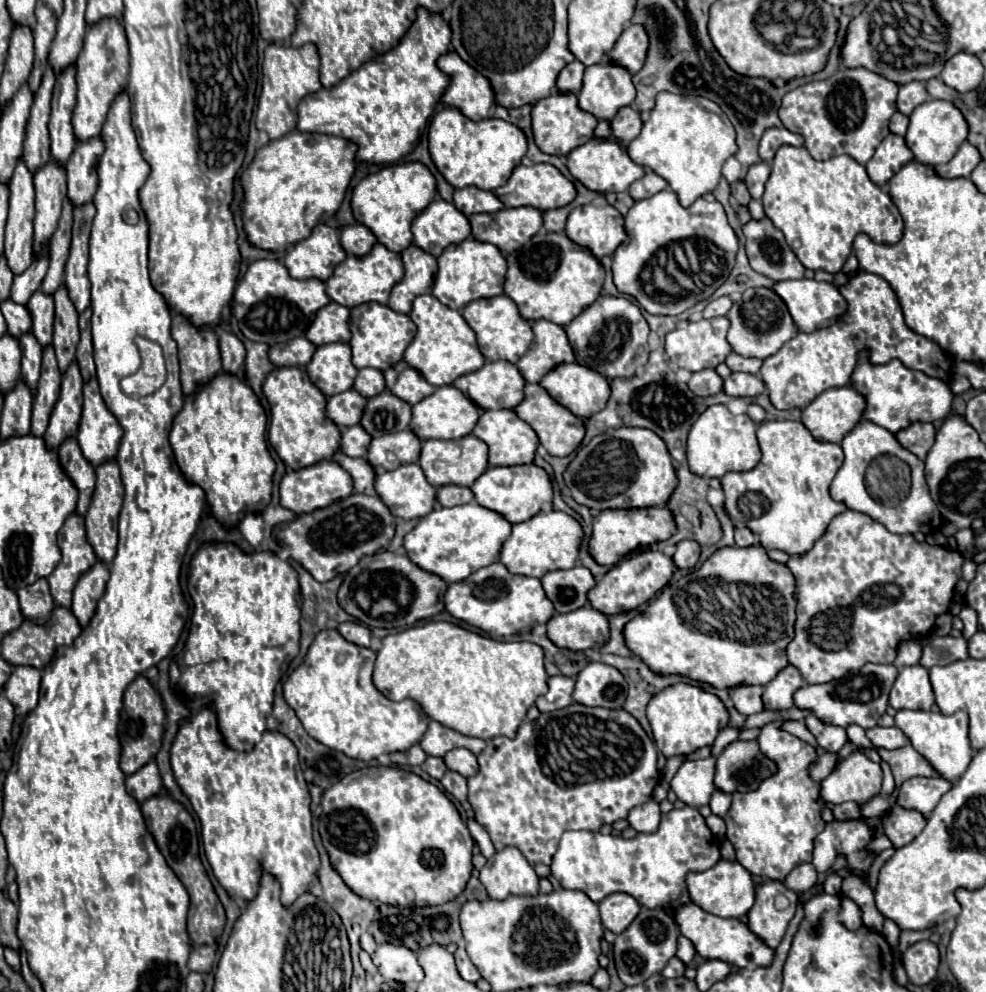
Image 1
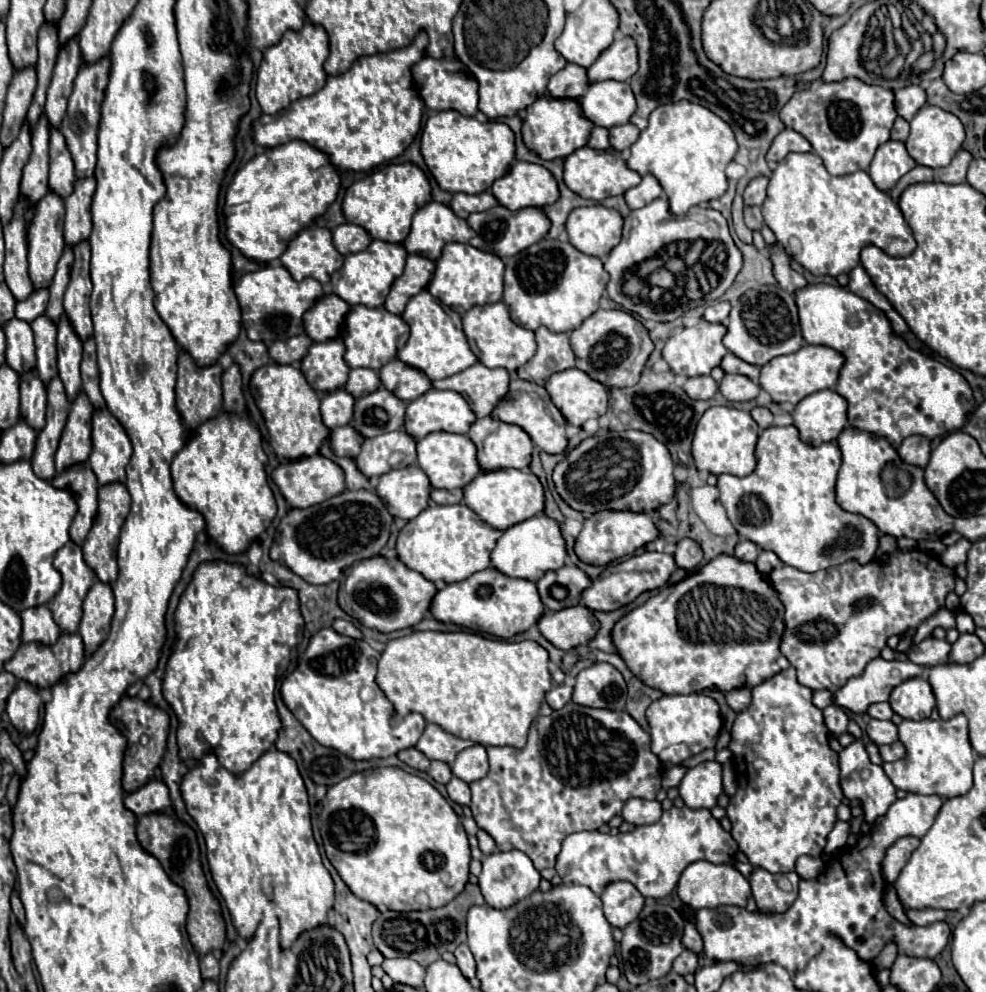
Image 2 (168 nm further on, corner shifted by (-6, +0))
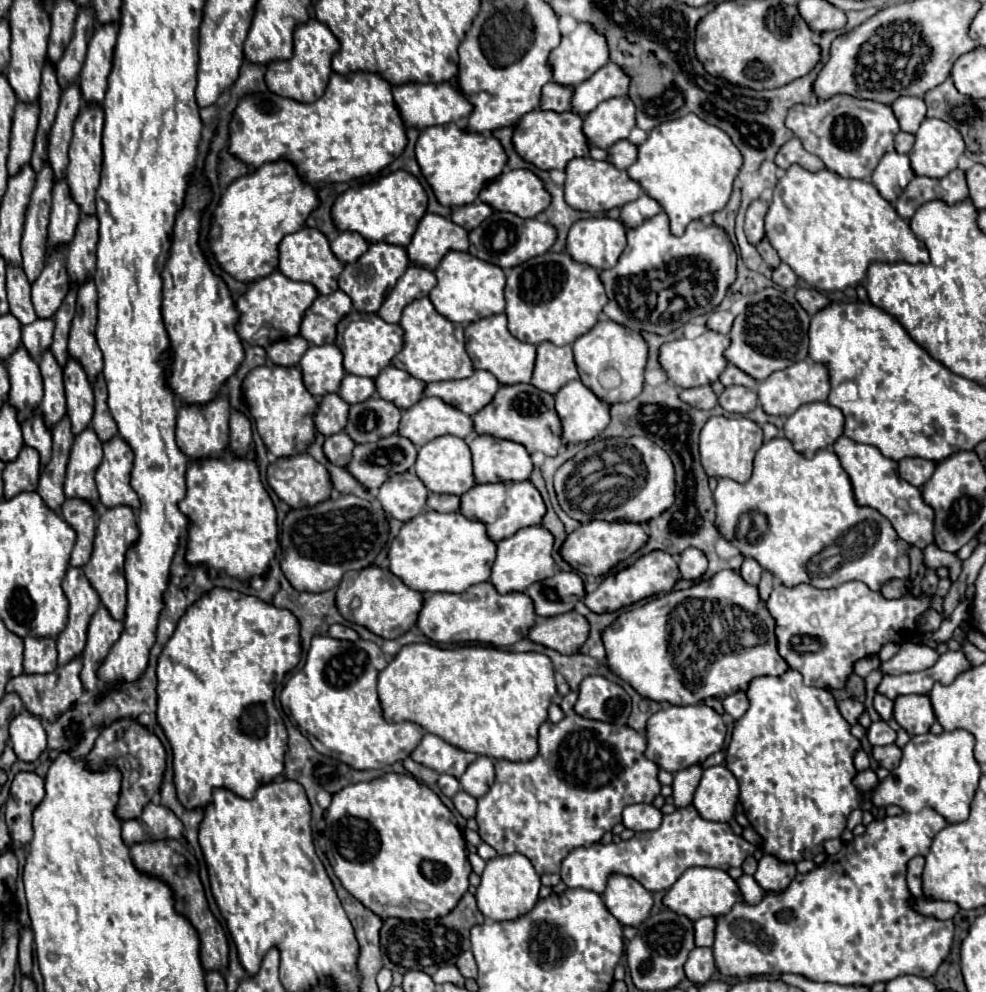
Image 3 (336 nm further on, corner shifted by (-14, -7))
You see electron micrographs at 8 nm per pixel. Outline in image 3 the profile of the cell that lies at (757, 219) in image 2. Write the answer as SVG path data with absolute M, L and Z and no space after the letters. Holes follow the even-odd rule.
M764 236L760 242L758 242L758 246L756 246L756 250L760 252L760 256L772 266L772 268L776 268L778 264L780 264L780 258L778 258L778 252L772 248L772 244L770 244L770 240Z

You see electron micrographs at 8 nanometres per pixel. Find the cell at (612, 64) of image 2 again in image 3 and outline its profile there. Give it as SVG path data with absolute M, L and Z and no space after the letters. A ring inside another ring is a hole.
M608 62L596 74L592 74L588 80L584 80L574 88L572 110L584 116L606 98L626 96L628 88L630 88L630 76L618 64Z

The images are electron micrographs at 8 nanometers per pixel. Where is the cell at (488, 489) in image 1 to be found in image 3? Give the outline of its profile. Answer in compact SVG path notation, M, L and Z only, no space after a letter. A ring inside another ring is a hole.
M524 480L524 482L498 482L498 484L476 484L466 494L460 496L460 502L462 502L460 512L466 518L480 520L486 526L490 540L494 540L494 542L500 542L500 540L506 540L506 538L514 536L520 528L540 524L544 514L546 514L544 500L542 500L540 492L536 490L536 486L530 480Z

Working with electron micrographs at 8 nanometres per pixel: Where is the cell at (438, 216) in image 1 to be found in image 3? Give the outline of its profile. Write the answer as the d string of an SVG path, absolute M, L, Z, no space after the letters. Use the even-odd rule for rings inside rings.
M424 214L406 252L412 264L436 270L450 250L466 252L470 246L468 232L440 214Z

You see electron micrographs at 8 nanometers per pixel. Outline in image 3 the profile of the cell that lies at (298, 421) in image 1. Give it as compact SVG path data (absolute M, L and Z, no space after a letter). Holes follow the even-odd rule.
M258 366L244 378L244 396L250 406L250 414L256 422L258 434L268 446L268 450L278 458L298 456L308 450L316 438L314 414L318 410L318 400L306 390L302 382L302 372L298 366Z

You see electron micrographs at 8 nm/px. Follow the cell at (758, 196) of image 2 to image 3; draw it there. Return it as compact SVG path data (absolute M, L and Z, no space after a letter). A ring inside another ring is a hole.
M754 200L750 204L750 208L748 208L748 212L746 212L744 230L746 230L746 236L748 236L750 244L754 244L754 246L764 236L764 218L766 218L766 212L768 212L768 204L764 200Z

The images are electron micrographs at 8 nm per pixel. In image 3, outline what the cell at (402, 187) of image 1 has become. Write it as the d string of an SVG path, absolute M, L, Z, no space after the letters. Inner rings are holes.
M396 170L340 194L332 206L332 218L338 230L358 232L368 242L386 242L406 248L420 218L426 214L426 206L428 196L418 178L406 170Z

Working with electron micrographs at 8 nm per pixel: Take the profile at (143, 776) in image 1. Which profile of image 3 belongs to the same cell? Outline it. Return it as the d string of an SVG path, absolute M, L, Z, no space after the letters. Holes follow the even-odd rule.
M148 802L140 818L124 820L122 838L126 844L154 842L154 838L182 838L182 822L170 808Z

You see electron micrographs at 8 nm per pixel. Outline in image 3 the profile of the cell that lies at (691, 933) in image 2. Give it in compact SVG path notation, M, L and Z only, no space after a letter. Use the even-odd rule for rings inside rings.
M700 918L694 922L694 936L696 936L696 946L698 948L710 948L714 942L714 918Z

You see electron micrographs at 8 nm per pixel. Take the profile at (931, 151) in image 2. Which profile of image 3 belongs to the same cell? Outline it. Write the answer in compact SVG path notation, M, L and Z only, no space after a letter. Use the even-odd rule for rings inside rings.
M926 118L920 126L920 130L916 132L916 144L910 150L910 162L912 162L912 170L918 176L930 176L930 178L944 178L948 172L958 168L958 158L964 152L964 140L962 134L950 126L948 122L940 120L940 118Z

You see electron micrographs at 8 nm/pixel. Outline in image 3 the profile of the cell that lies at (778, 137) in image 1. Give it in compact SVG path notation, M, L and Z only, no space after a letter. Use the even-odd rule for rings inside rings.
M792 138L792 140L788 140L780 150L778 150L778 154L776 154L776 164L780 166L780 168L790 168L792 164L800 164L802 168L806 168L806 170L810 170L810 172L818 172L818 170L822 170L824 168L824 162L816 156L816 154L810 154L804 146L802 146L802 142L798 140L798 138Z

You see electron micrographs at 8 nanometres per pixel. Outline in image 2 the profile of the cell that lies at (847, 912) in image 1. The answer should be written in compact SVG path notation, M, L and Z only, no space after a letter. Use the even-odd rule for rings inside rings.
M908 793L904 799L896 799L886 815L878 817L872 829L862 835L854 847L842 849L842 855L830 855L818 877L800 879L798 897L784 913L748 911L734 905L696 911L696 927L704 939L704 955L714 961L734 961L746 967L778 963L790 973L796 973L822 951L824 937L834 935L836 939L842 939L846 947L854 949L866 963L874 961L886 943L894 943L900 955L934 959L946 947L950 929L944 921L926 927L904 925L886 911L882 855L886 855L886 847L894 845L902 837L922 839L922 835L926 835L932 827L940 807L942 797L938 795L926 797Z

